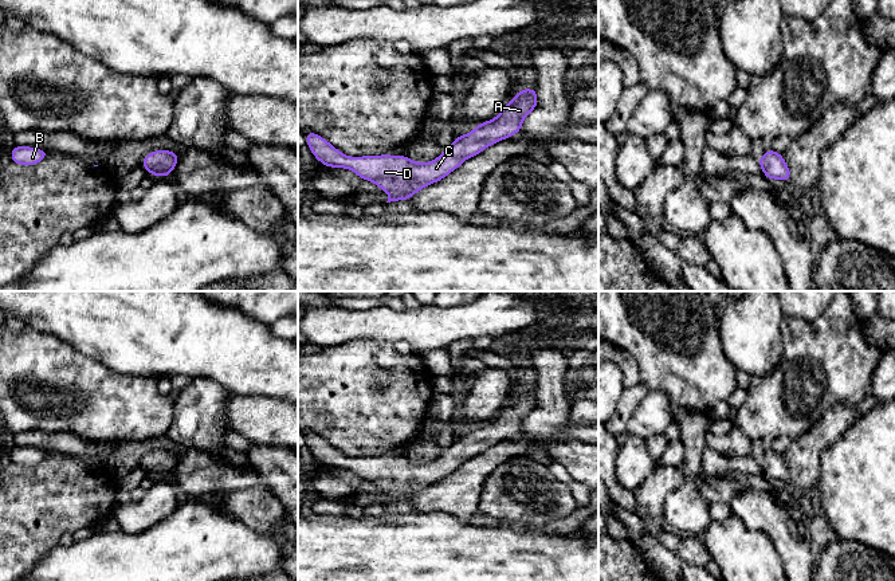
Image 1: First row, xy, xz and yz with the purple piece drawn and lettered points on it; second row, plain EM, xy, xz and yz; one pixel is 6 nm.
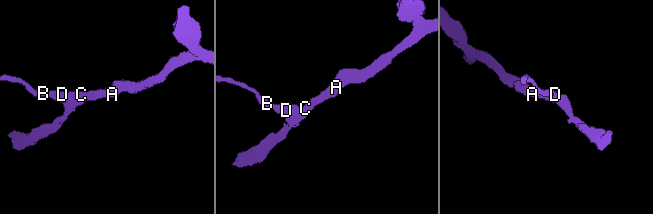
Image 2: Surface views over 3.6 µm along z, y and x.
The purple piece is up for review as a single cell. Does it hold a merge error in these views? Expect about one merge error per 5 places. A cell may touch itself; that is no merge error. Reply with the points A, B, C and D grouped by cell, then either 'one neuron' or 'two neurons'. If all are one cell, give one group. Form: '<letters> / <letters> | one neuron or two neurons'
A B C D | one neuron

